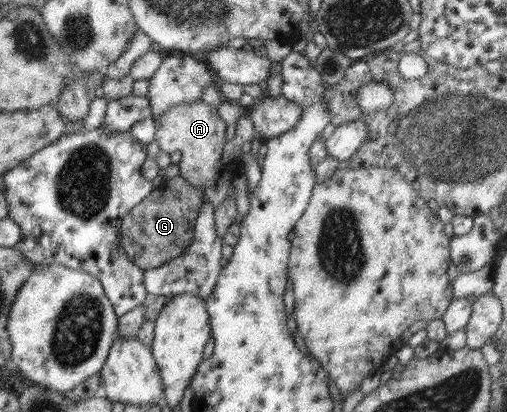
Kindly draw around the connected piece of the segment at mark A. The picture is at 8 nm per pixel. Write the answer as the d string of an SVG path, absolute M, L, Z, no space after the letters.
M203 101L175 105L169 107L167 113L155 119L155 141L160 151L173 153L181 151L181 160L178 163L180 175L190 183L202 189L203 201L212 203L216 208L228 197L235 196L233 180L243 171L243 164L238 161L225 163L223 161L223 146L226 143L225 130L227 124L221 120L218 107L208 105Z

